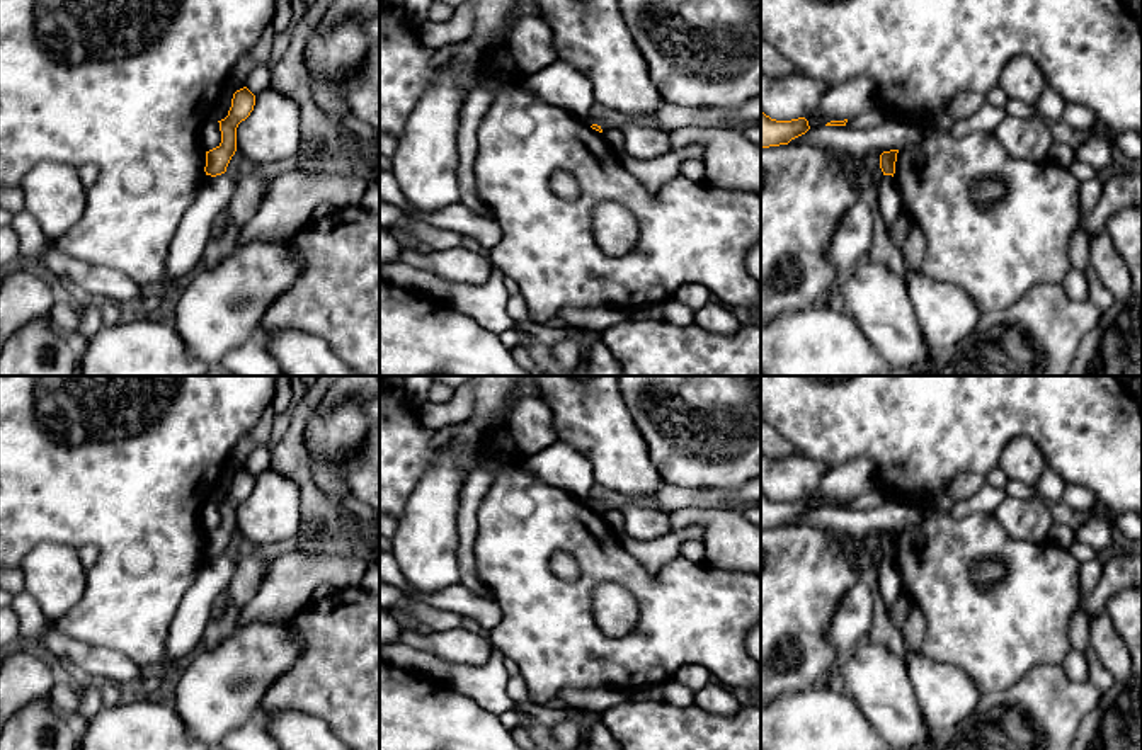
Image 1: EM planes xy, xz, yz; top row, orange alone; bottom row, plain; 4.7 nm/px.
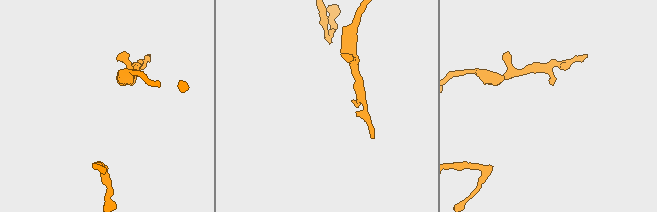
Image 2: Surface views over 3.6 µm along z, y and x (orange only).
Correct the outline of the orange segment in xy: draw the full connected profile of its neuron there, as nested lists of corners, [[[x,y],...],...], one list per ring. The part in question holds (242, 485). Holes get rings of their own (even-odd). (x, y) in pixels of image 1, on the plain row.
[[[240,469],[233,474],[228,497],[220,503],[221,524],[206,532],[206,556],[216,558],[226,553],[231,537],[237,532],[237,509],[245,502],[255,486],[255,476],[247,469]]]

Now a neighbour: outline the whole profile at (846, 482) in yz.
[[[854,459],[831,469],[807,497],[810,510],[825,507],[831,502],[851,500],[876,488],[873,464],[868,459]]]

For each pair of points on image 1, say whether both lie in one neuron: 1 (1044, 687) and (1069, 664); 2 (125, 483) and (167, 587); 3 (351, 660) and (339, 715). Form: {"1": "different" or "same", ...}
{"1": "different", "2": "same", "3": "same"}

